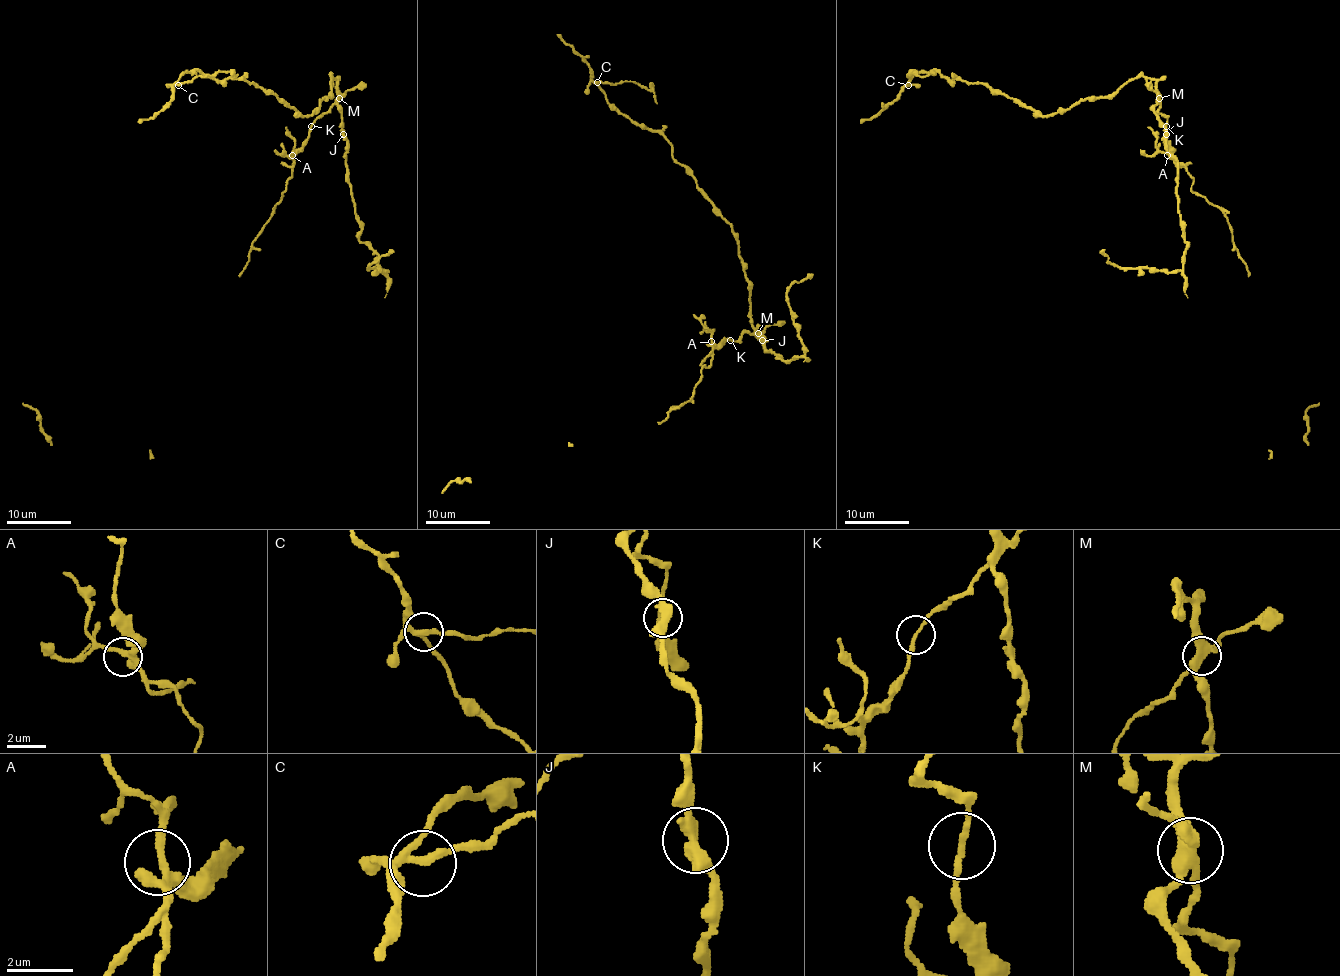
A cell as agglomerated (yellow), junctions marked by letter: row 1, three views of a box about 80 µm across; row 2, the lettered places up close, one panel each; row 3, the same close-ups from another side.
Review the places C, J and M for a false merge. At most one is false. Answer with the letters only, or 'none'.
M

